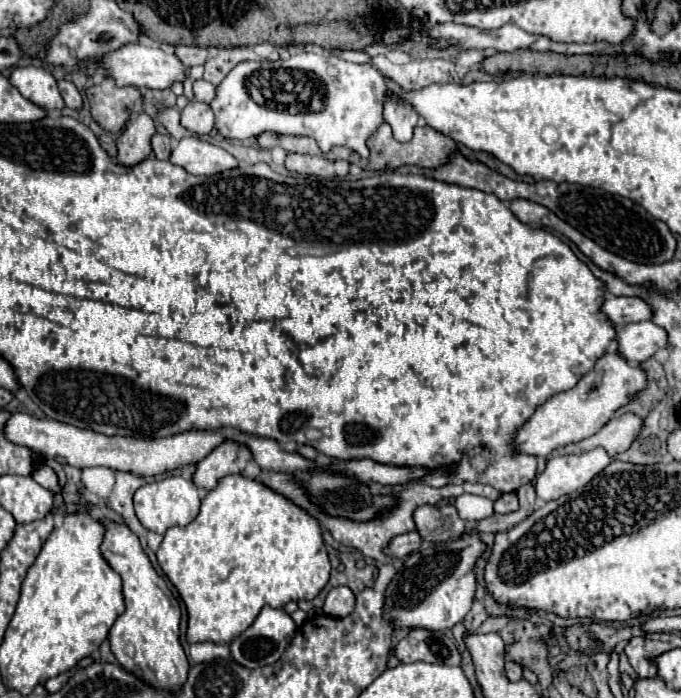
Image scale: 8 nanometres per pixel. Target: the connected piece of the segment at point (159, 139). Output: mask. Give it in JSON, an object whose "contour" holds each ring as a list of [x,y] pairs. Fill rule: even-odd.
{"contour":[[[155,133],[151,137],[151,147],[153,147],[153,153],[157,159],[167,159],[171,153],[171,137]]]}

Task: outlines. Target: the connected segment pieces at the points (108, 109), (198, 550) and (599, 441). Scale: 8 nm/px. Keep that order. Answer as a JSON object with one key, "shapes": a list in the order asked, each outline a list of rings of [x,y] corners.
{"shapes":[[[[107,77],[103,83],[87,89],[87,99],[97,123],[111,133],[121,133],[143,95],[137,87],[117,87],[115,81]]],[[[239,473],[223,477],[217,489],[203,497],[201,511],[195,521],[185,527],[167,529],[157,551],[157,561],[187,607],[189,643],[229,643],[255,621],[257,613],[265,605],[283,607],[289,601],[315,599],[329,581],[331,573],[321,523],[287,497]]],[[[623,413],[619,417],[609,419],[595,435],[579,441],[579,443],[571,443],[563,449],[563,453],[585,453],[589,449],[595,447],[605,447],[605,451],[615,457],[617,453],[627,451],[633,441],[639,437],[645,419],[635,415],[635,413]]]]}

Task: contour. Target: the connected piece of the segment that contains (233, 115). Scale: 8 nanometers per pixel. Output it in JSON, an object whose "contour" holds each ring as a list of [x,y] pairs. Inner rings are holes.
{"contour":[[[297,53],[287,61],[243,61],[239,63],[225,81],[217,87],[217,97],[211,103],[215,113],[215,125],[225,139],[251,139],[265,131],[275,131],[281,135],[307,135],[313,137],[325,153],[331,147],[349,147],[361,157],[369,157],[367,137],[383,123],[383,99],[387,95],[387,83],[379,69],[371,65],[349,63],[337,55],[325,53]]]}

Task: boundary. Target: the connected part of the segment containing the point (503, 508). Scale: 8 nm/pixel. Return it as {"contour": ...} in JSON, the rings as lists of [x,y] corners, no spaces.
{"contour":[[[513,493],[501,495],[501,499],[497,499],[495,507],[493,507],[495,513],[511,513],[517,509],[519,509],[519,503],[517,503],[517,495],[513,495]]]}

